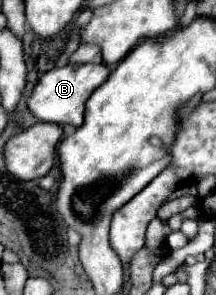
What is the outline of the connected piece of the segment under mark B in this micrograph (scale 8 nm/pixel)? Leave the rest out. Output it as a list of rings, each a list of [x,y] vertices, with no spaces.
[[[68,63],[64,67],[56,67],[48,73],[44,73],[34,87],[30,99],[28,99],[28,109],[38,121],[46,123],[60,123],[60,125],[74,125],[80,127],[84,123],[84,105],[92,91],[100,87],[110,75],[110,67],[106,63],[86,63],[86,65],[76,65]]]

